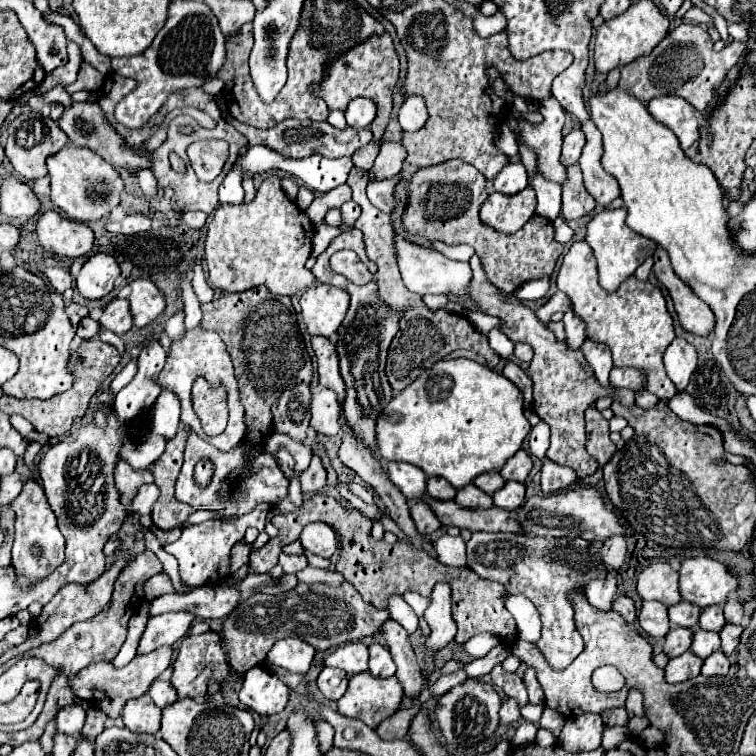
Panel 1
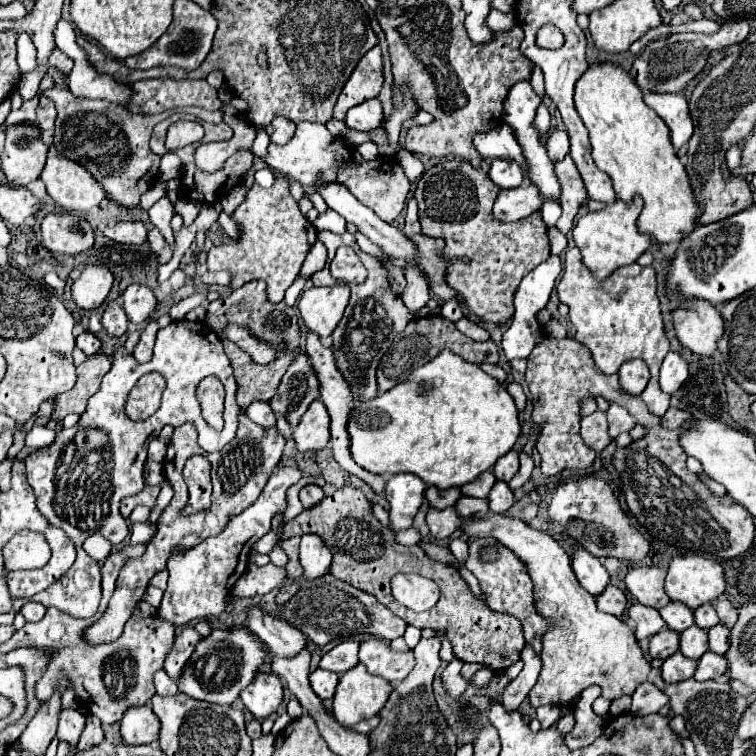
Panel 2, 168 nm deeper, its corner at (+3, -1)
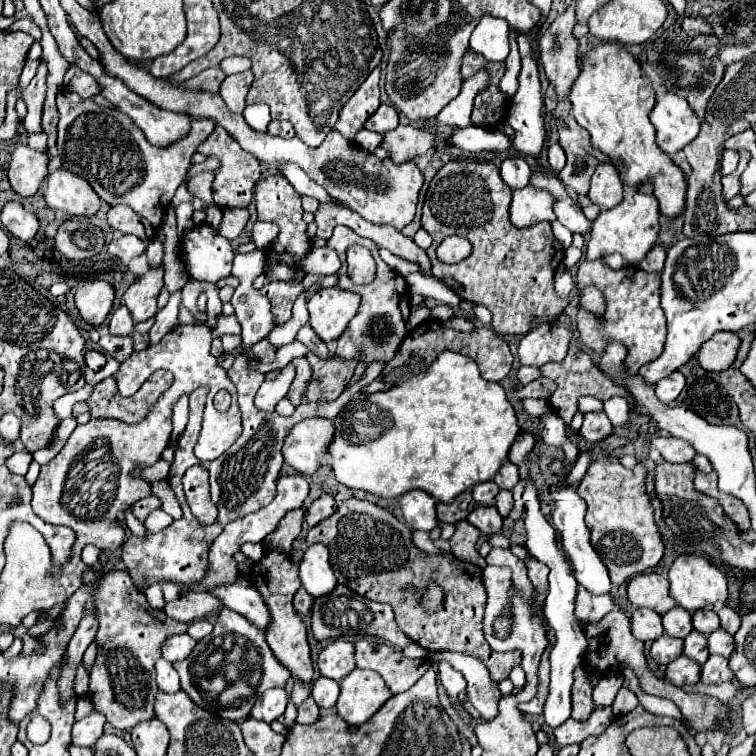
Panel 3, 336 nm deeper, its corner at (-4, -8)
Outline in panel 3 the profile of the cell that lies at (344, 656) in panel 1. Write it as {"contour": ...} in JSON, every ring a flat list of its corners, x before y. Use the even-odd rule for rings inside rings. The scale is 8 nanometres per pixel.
{"contour":[[335,641,319,655,319,671,323,677,343,681,355,669,355,647,347,641]]}

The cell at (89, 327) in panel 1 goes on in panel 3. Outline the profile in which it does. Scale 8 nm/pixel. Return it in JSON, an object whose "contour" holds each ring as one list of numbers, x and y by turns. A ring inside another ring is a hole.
{"contour":[[89,349,89,351,85,351,85,363,87,363,87,367,91,367,93,371,99,371,99,369,105,365,105,355,103,355,101,351]]}

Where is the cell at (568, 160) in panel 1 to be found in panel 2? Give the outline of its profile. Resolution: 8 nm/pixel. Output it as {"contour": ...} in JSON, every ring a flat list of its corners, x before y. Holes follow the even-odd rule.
{"contour":[[560,130,552,132,552,134,548,136,548,140,546,140,546,150,548,150,548,156,550,156,554,162,562,160,562,158,568,154,568,150,570,150,568,134,566,134,566,132,560,132]]}

